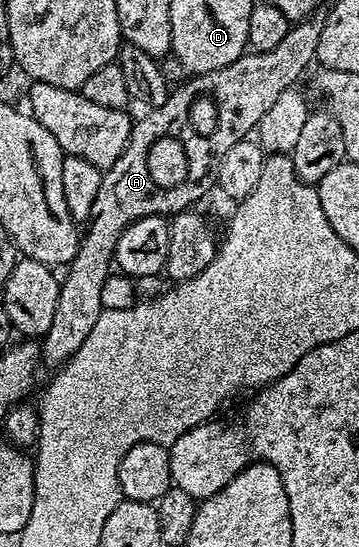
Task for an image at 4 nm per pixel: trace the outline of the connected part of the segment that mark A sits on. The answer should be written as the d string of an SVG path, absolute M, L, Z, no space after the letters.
M313 16L305 18L302 22L289 25L286 36L274 48L270 48L270 52L262 52L261 54L255 52L245 52L238 60L234 60L234 64L230 64L226 68L218 68L209 74L198 74L189 77L183 84L177 85L174 92L169 93L168 98L160 106L153 106L141 118L137 117L132 124L132 131L130 132L130 140L126 144L124 154L118 156L118 160L114 160L114 164L109 170L102 173L102 184L98 188L98 196L94 196L94 208L88 214L88 221L83 227L80 235L80 247L78 252L73 256L71 262L67 263L66 269L63 271L60 278L60 291L58 292L58 304L54 308L54 321L51 322L50 328L42 336L42 358L46 363L56 362L55 364L63 364L72 358L78 352L78 348L82 348L82 343L86 341L86 336L90 336L90 328L94 328L94 324L98 324L98 316L104 310L102 308L102 284L106 284L110 267L113 265L116 256L116 245L120 239L120 233L123 232L130 224L134 224L139 218L146 216L154 216L159 214L161 216L171 216L173 214L181 214L183 210L195 207L196 201L207 192L208 189L213 189L216 173L222 164L222 156L226 156L226 152L230 152L230 148L234 148L234 144L238 144L249 137L248 134L257 129L260 121L266 115L266 112L273 107L274 102L278 100L282 92L293 89L297 85L296 81L304 74L304 69L308 65L313 65L316 49L318 48L318 36L322 36L322 28L324 27L324 19L320 16Z

